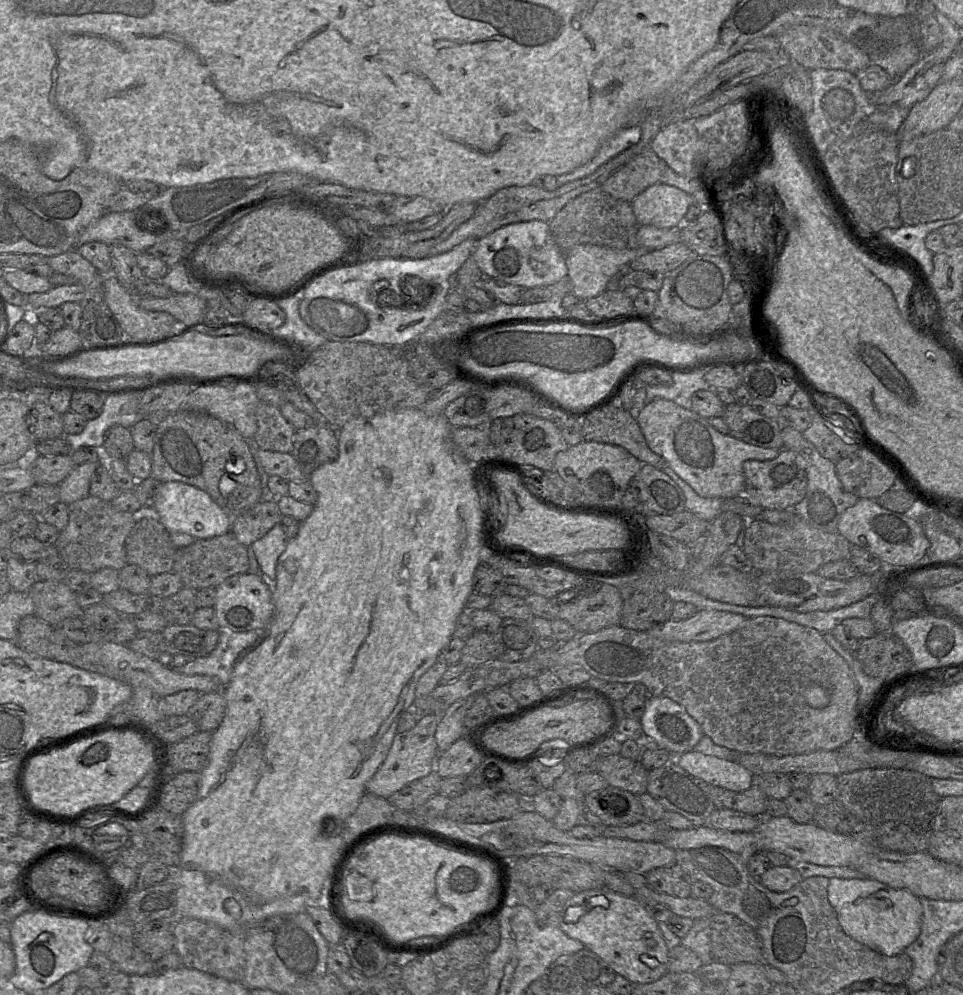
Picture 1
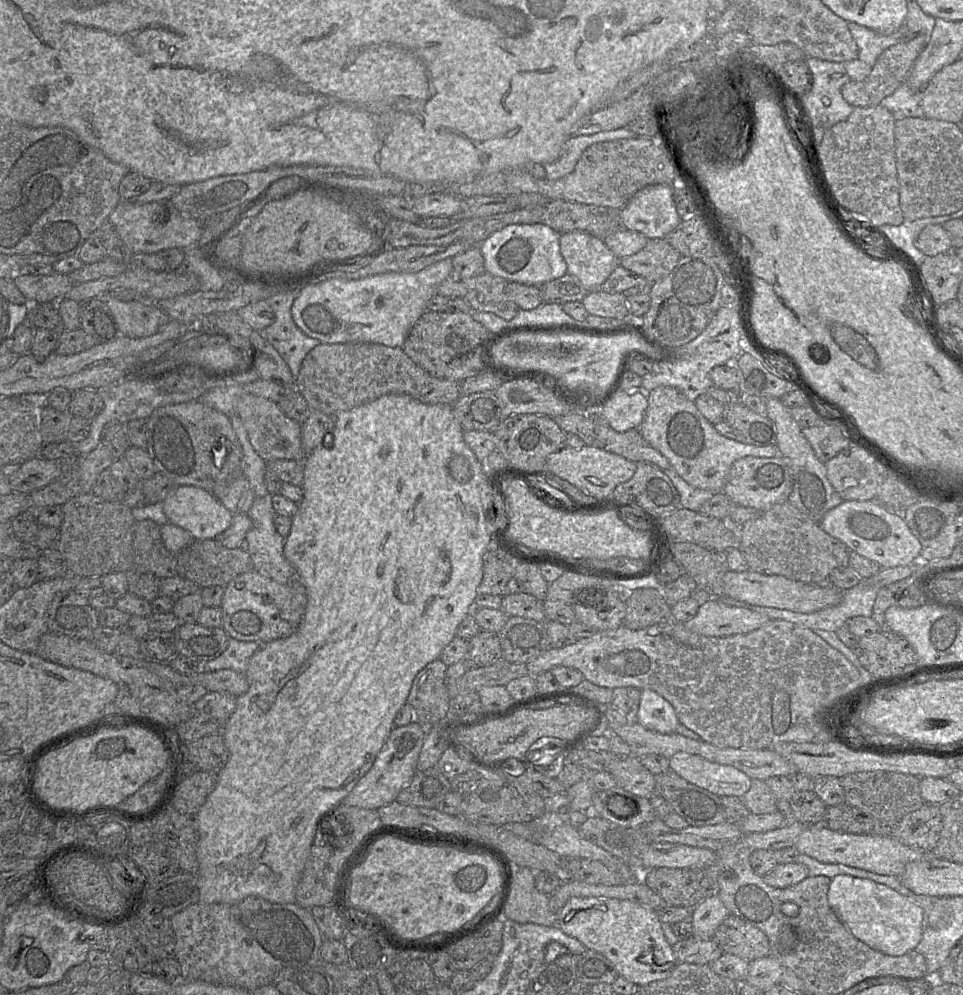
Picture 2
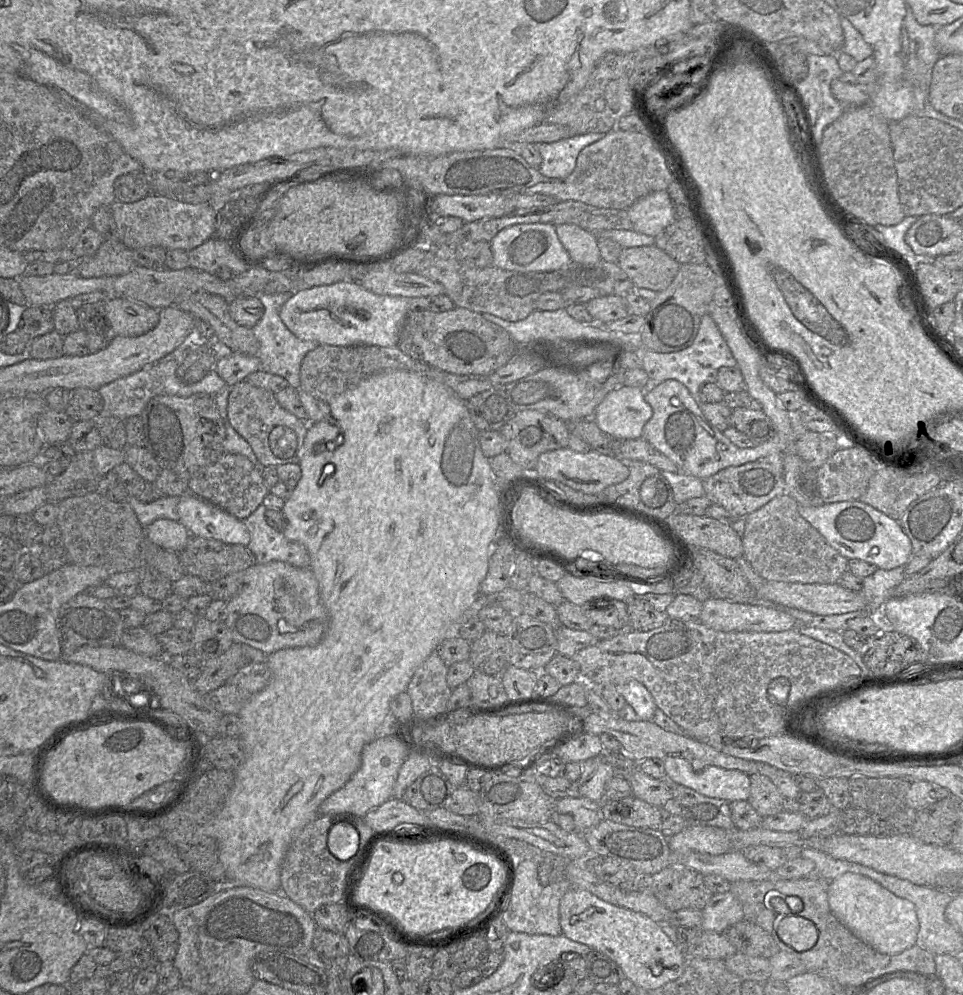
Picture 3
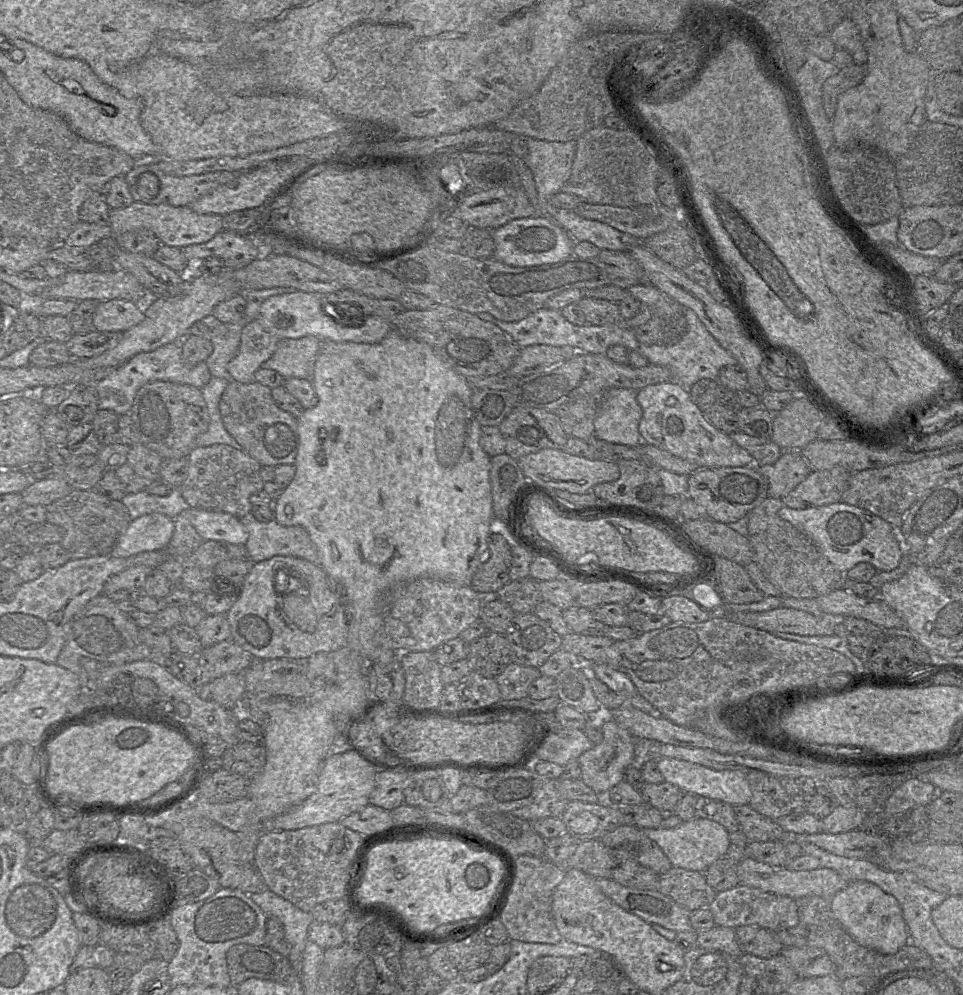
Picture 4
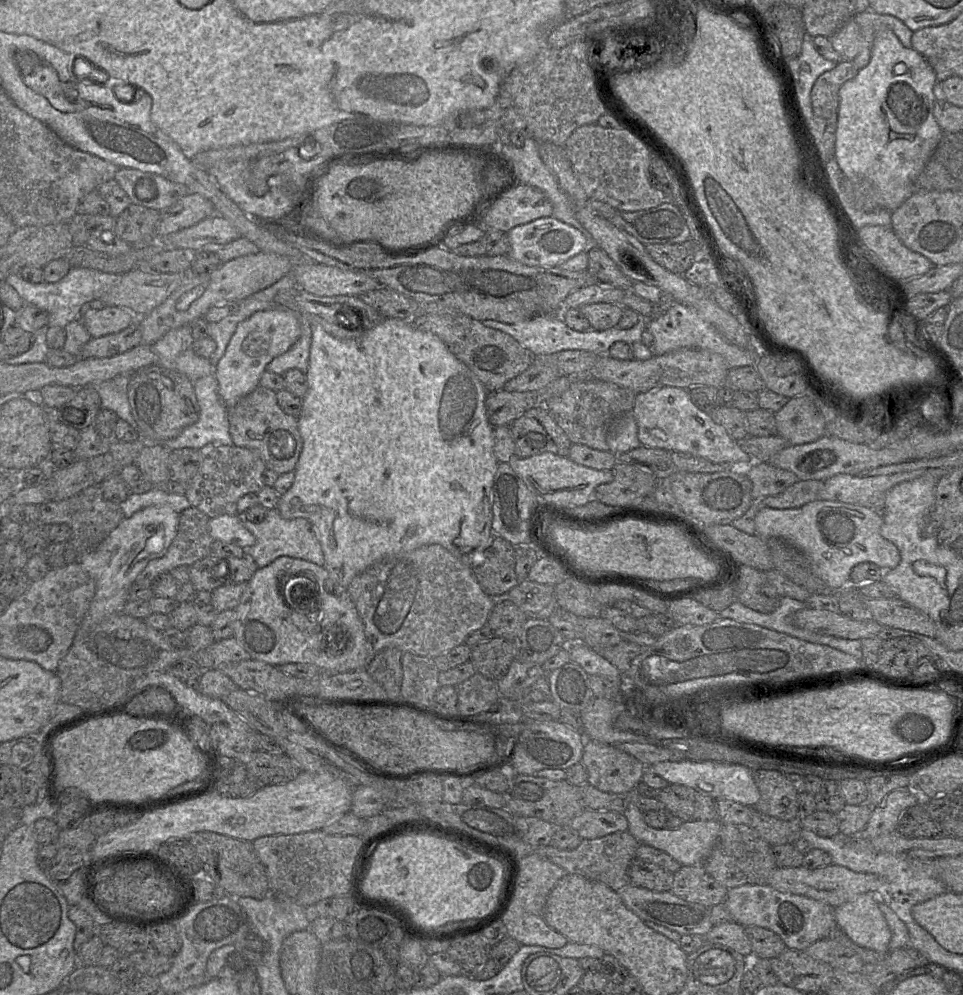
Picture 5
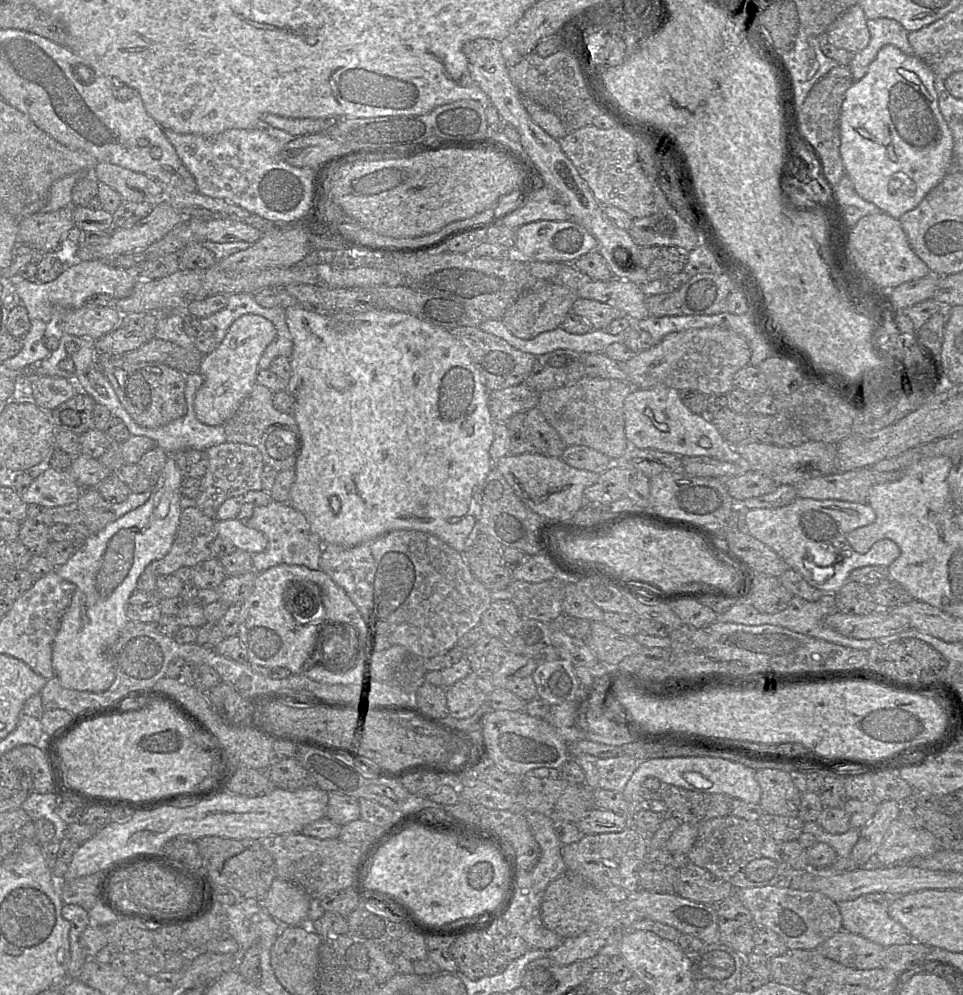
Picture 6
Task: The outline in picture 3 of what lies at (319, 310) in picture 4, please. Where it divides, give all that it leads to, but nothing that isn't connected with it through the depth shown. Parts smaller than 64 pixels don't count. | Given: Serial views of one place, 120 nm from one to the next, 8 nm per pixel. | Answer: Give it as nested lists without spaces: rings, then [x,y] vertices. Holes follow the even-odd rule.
[[[340,281],[301,290],[287,300],[279,315],[286,327],[299,339],[333,346],[397,346],[409,313],[408,299],[378,295],[358,282]]]

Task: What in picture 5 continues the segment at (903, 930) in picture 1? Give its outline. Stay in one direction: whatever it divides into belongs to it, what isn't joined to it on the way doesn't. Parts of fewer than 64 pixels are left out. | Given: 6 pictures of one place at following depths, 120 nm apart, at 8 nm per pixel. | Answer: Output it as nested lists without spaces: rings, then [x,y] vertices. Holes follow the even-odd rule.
[[[864,893],[834,908],[837,926],[858,946],[889,952],[891,931],[875,893]]]

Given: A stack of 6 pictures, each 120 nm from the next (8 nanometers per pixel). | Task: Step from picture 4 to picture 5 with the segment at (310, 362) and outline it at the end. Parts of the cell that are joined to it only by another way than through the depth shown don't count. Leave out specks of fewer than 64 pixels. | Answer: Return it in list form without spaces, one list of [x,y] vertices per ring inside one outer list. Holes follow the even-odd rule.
[[[299,314],[301,334],[298,340],[283,354],[275,357],[267,364],[266,370],[279,375],[290,369],[299,369],[306,373],[309,363],[310,346],[312,339],[311,317]]]

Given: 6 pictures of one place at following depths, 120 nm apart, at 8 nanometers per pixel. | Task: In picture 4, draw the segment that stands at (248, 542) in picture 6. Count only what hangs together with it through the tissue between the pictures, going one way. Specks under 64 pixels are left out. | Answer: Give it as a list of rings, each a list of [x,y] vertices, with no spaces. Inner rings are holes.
[[[191,509],[190,522],[204,541],[245,546],[249,538],[240,520],[228,513]]]

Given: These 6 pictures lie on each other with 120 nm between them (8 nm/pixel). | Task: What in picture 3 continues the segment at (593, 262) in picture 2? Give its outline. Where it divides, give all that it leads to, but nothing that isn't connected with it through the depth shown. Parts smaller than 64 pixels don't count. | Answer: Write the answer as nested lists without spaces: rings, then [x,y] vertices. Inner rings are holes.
[[[557,224],[555,230],[572,261],[595,264],[602,259],[598,240],[591,232],[575,224]]]

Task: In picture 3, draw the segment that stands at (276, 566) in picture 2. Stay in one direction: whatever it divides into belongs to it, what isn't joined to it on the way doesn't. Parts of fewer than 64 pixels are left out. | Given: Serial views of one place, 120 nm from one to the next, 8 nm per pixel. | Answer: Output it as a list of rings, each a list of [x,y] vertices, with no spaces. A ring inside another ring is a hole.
[[[260,506],[242,520],[250,533],[247,547],[256,558],[257,564],[282,561],[298,568],[309,568],[310,555],[304,545],[286,539],[284,534],[269,526],[265,520],[267,508]]]

